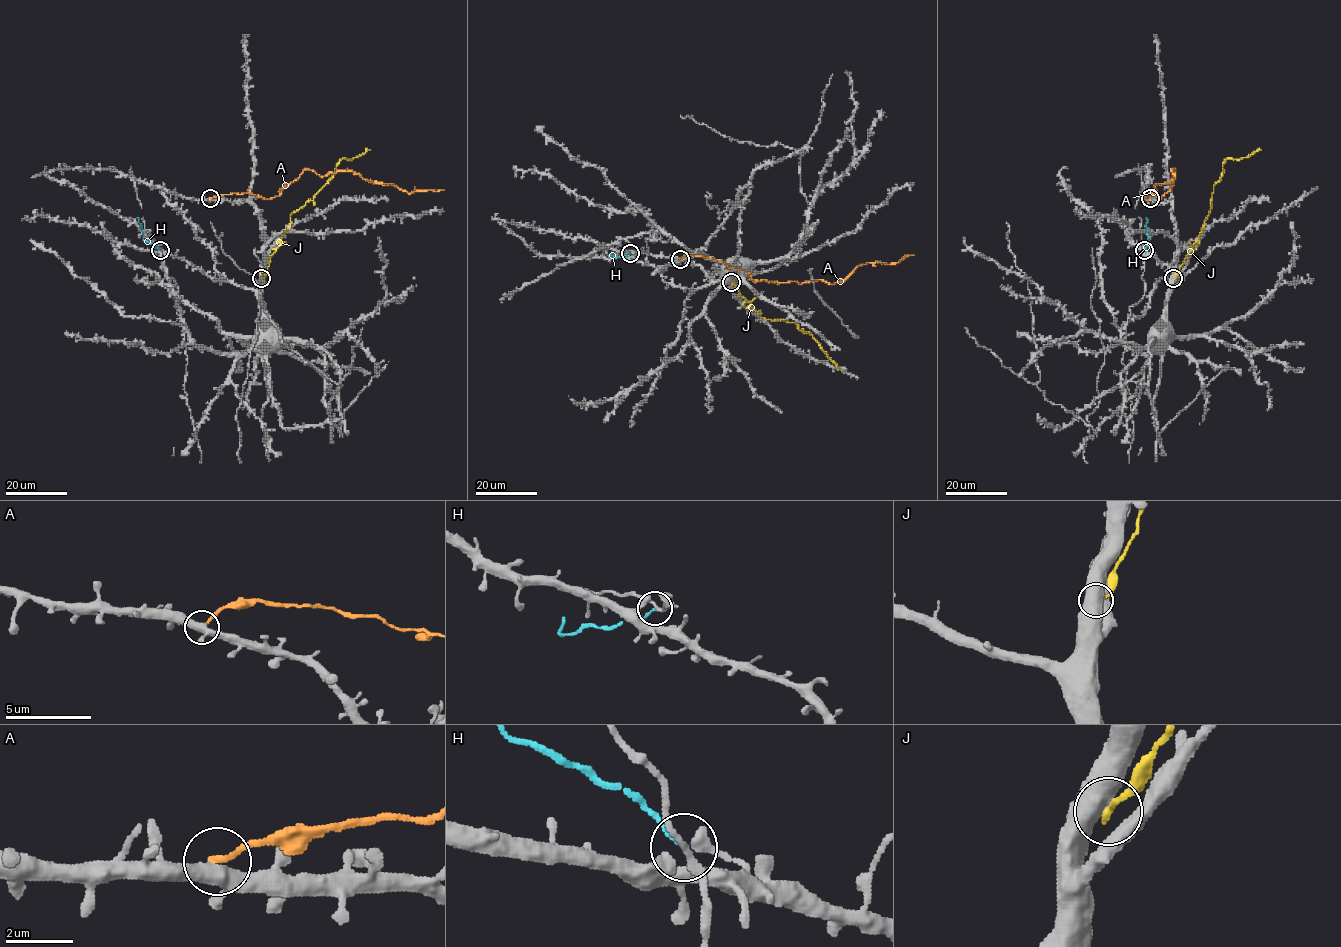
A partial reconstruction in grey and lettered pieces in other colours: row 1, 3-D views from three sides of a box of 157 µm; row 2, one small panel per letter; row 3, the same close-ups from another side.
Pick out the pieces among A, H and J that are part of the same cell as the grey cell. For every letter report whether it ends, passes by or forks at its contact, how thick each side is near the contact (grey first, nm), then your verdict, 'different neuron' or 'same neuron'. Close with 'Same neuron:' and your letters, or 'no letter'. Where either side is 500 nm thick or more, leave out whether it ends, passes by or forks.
A: it ends; calibres 360 and 190 nm; different neuron
H: it ends; calibres 150 and 180 nm; different neuron
J: calibres 550 and 200 nm; different neuron
Same neuron: no letter

